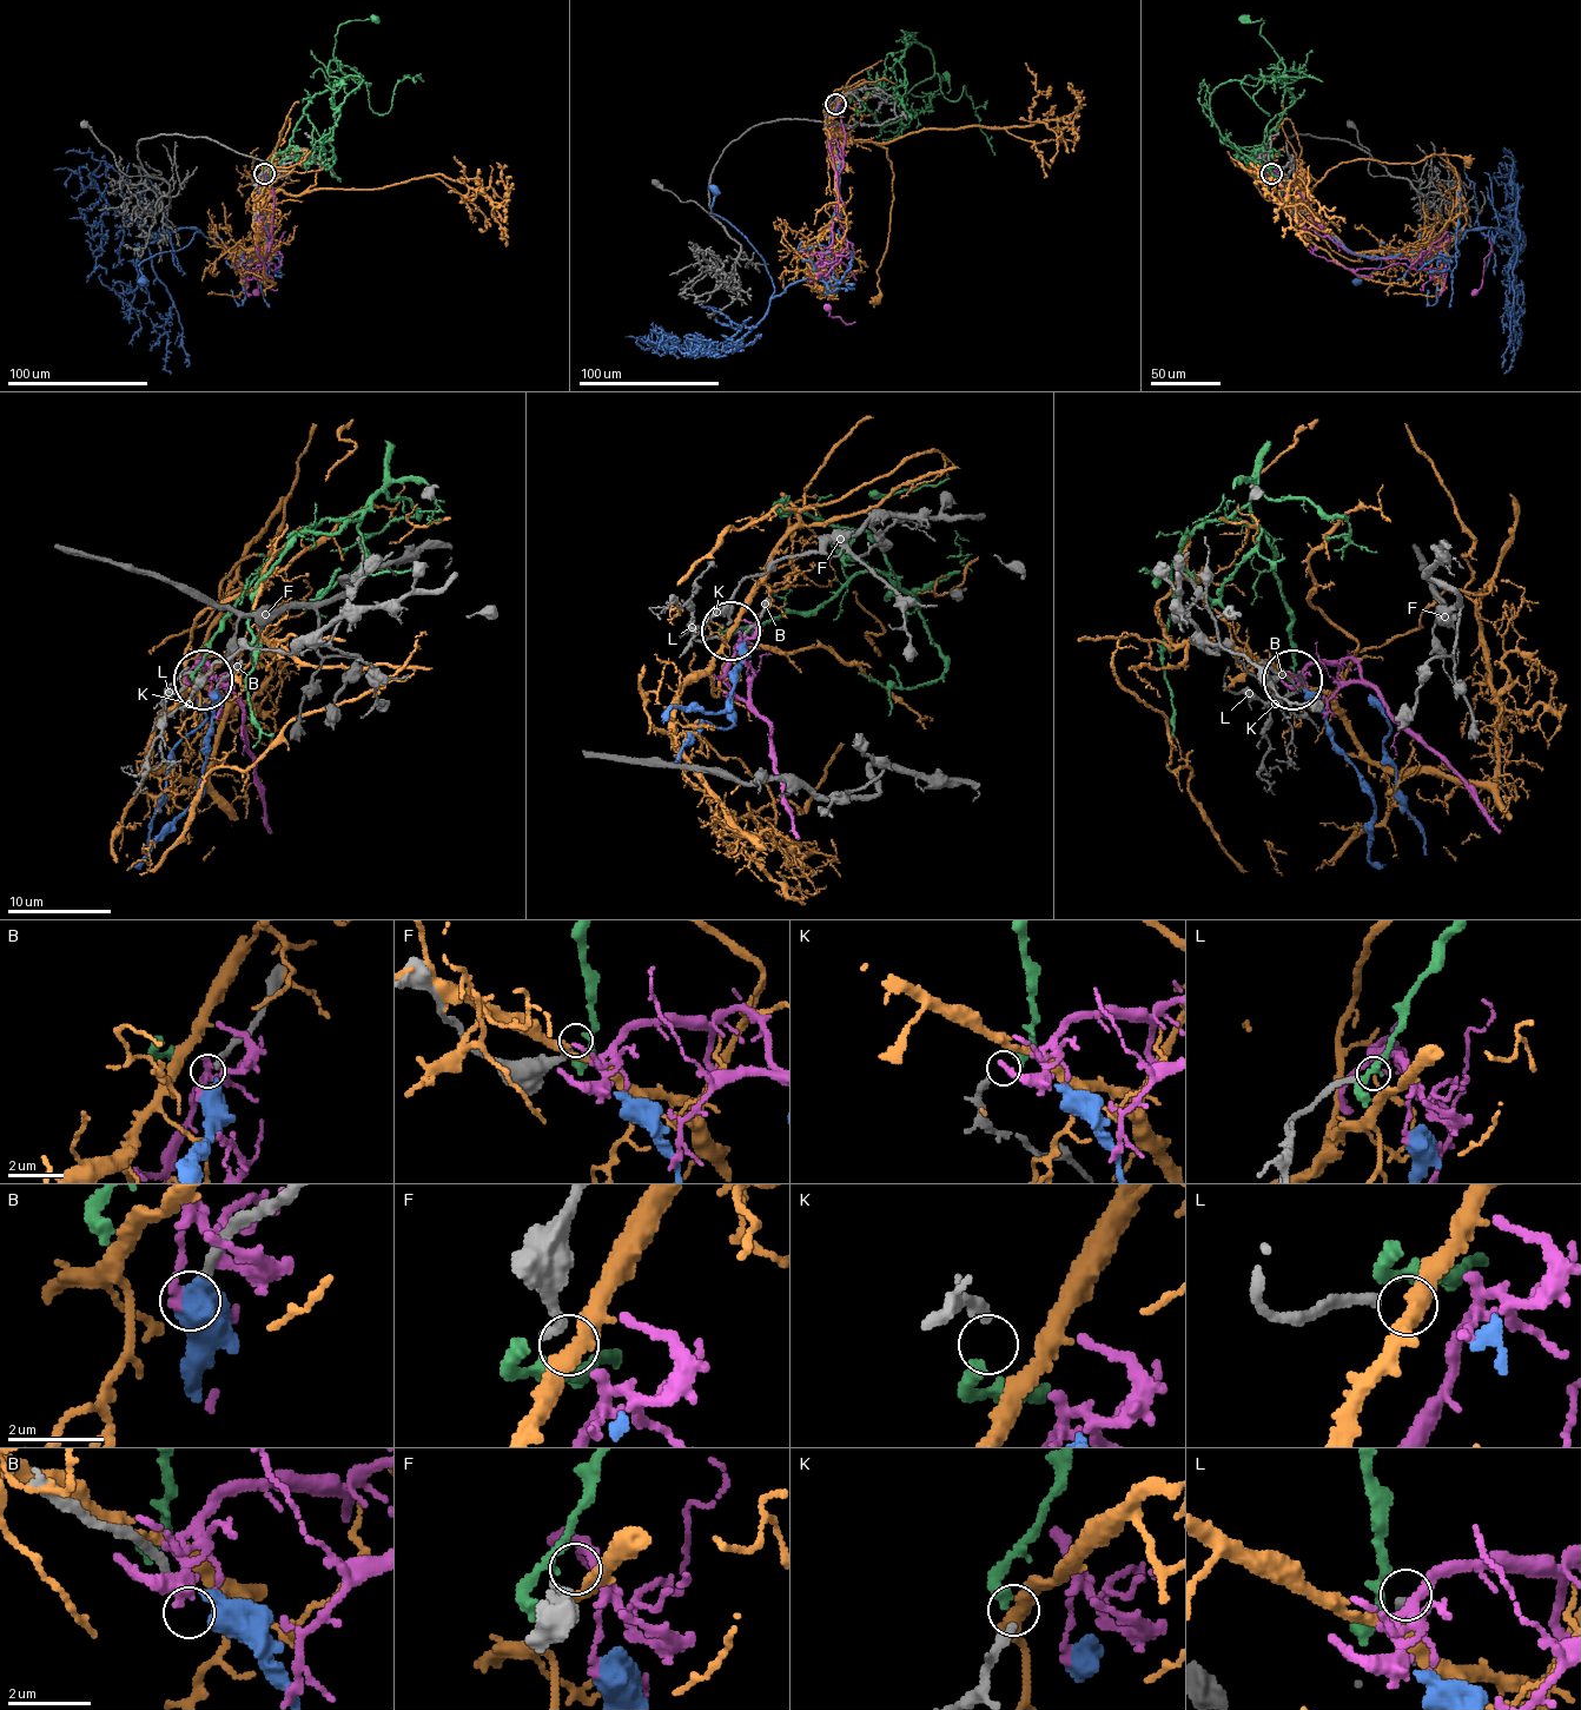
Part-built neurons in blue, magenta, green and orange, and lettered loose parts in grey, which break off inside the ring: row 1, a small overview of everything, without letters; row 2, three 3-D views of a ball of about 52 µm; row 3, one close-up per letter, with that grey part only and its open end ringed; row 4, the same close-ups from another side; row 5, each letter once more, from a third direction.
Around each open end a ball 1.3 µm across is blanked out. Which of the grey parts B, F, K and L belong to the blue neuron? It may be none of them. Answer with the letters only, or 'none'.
B

